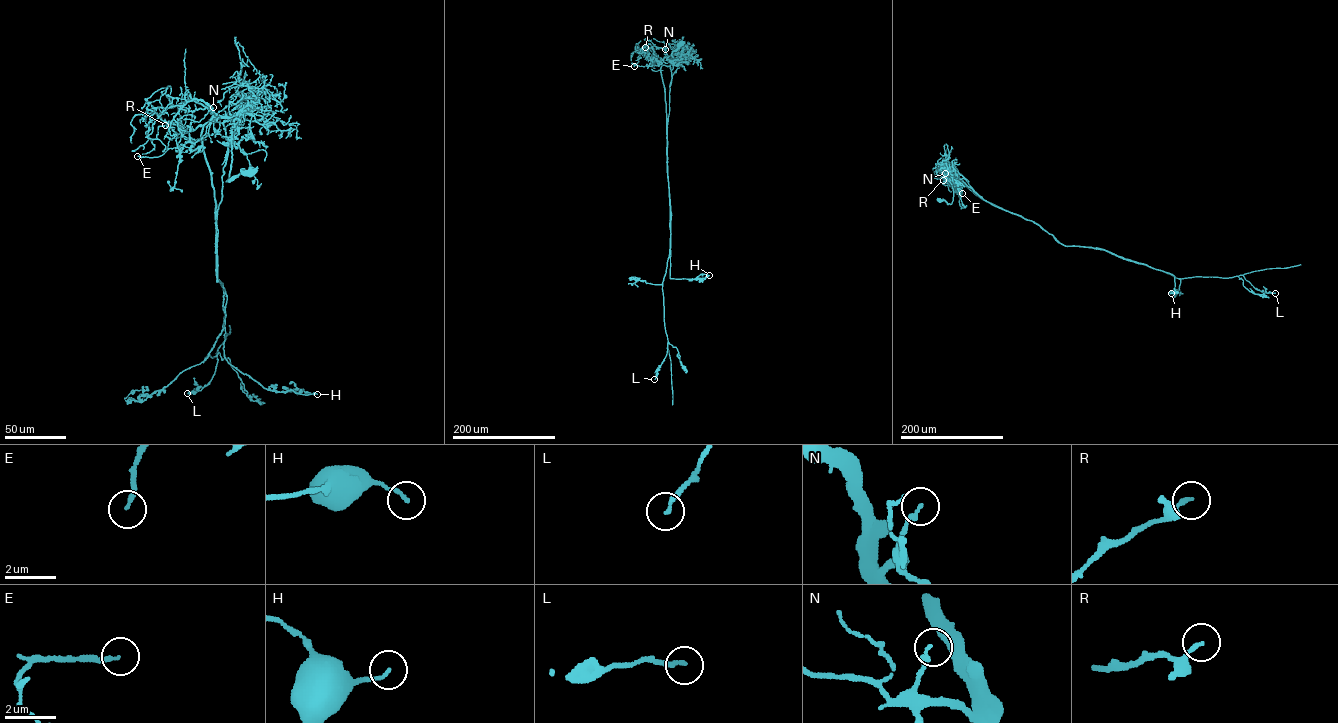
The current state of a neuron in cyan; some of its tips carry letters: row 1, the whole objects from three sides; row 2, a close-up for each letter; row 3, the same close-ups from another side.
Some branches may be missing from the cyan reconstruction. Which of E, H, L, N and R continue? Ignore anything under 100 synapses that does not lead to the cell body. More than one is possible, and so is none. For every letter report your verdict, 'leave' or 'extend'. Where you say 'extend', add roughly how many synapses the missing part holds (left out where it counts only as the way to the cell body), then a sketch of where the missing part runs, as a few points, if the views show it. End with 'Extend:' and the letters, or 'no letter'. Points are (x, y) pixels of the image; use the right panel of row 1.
E: leave
H: leave
L: leave
N: leave
R: leave
Extend: no letter

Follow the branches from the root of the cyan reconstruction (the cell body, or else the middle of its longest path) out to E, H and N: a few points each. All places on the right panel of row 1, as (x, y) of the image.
E: (940, 201), (951, 204), (948, 174), (961, 186), (962, 193)
H: (940, 201), (952, 200), (948, 174), (960, 178), (1064, 245), (1101, 248), (1172, 274), (1171, 293)
N: (940, 201), (951, 204), (953, 200), (948, 174), (952, 177), (945, 173)

